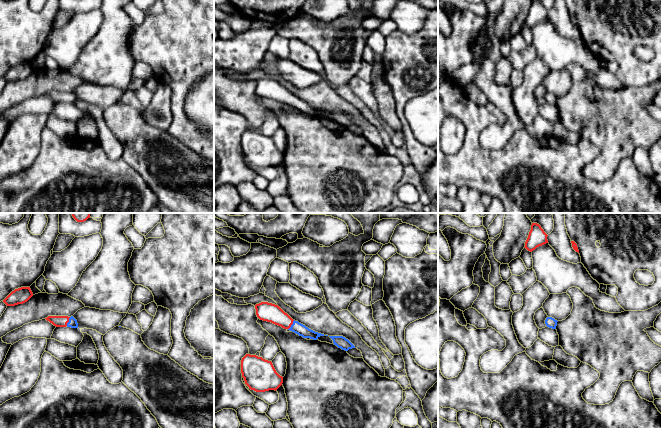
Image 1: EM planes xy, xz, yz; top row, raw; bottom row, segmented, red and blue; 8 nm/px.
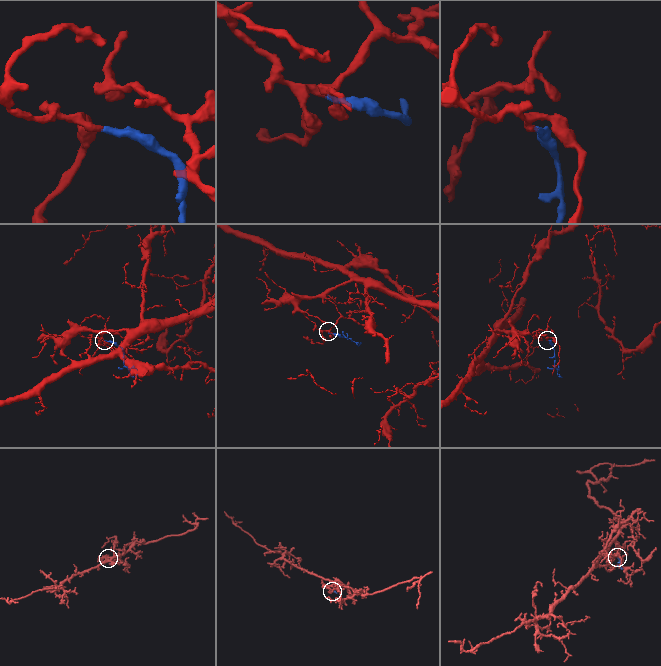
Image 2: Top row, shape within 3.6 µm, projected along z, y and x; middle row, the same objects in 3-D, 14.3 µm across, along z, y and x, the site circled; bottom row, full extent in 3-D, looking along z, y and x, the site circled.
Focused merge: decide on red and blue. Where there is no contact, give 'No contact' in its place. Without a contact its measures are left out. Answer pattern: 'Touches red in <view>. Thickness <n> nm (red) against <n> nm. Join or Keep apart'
Touches red in xz. Thickness 150 nm (red) against 90 nm. Join

